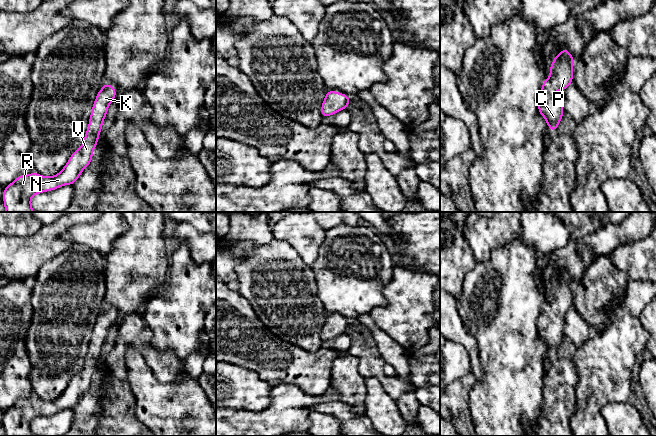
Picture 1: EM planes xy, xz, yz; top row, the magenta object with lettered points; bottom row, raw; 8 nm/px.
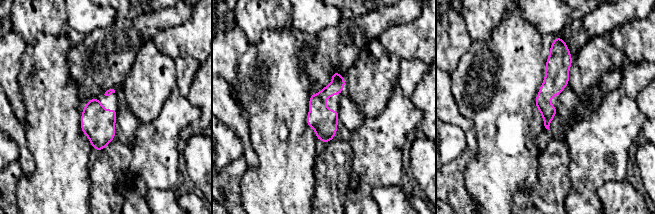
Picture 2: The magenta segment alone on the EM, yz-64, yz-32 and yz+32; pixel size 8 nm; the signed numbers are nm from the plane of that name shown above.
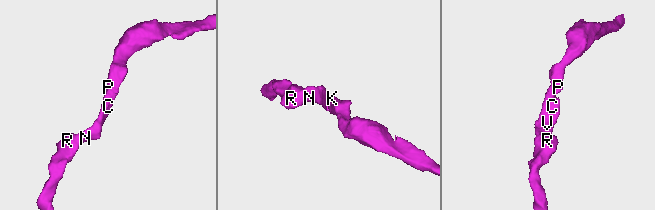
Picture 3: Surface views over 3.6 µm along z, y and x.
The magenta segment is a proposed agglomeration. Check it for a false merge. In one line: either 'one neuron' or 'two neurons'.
one neuron

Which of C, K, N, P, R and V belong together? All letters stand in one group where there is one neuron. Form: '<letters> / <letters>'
C K N P R V

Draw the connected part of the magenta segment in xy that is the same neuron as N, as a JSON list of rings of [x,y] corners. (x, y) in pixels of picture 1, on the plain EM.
[[[105,306],[96,319],[83,369],[70,380],[67,388],[58,398],[51,401],[42,400],[36,396],[20,399],[4,412],[3,427],[5,436],[34,436],[31,430],[33,419],[53,415],[64,409],[73,409],[76,406],[82,395],[92,386],[92,379],[108,331],[116,319],[115,312]]]

